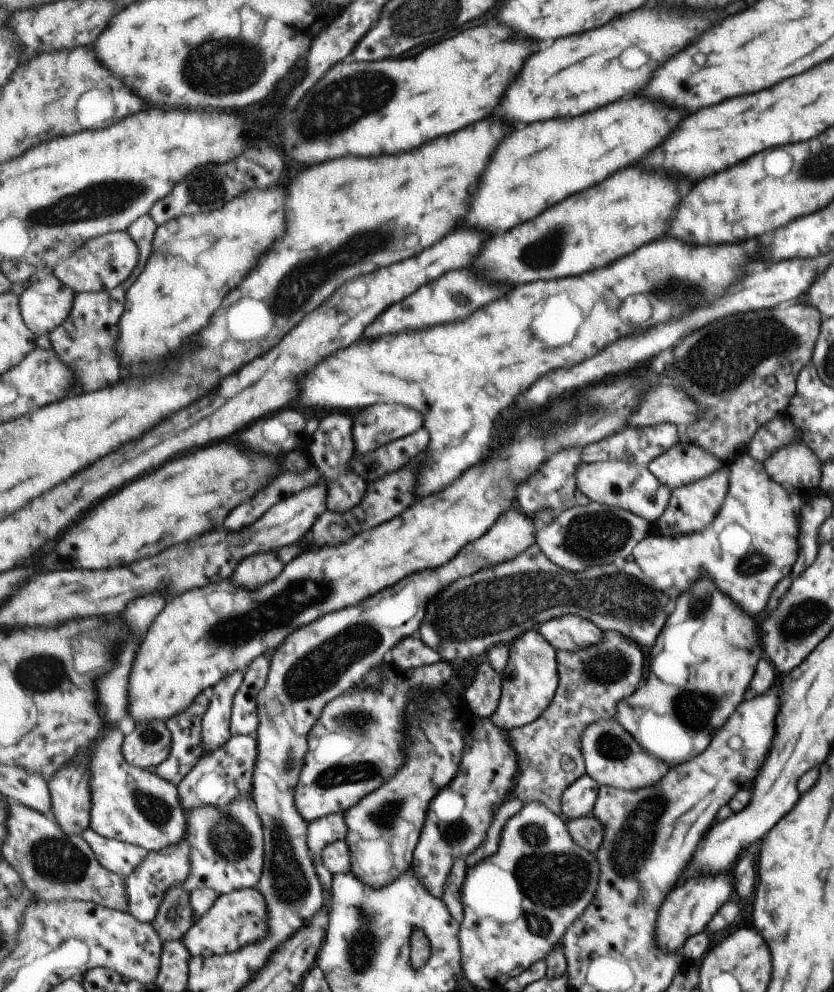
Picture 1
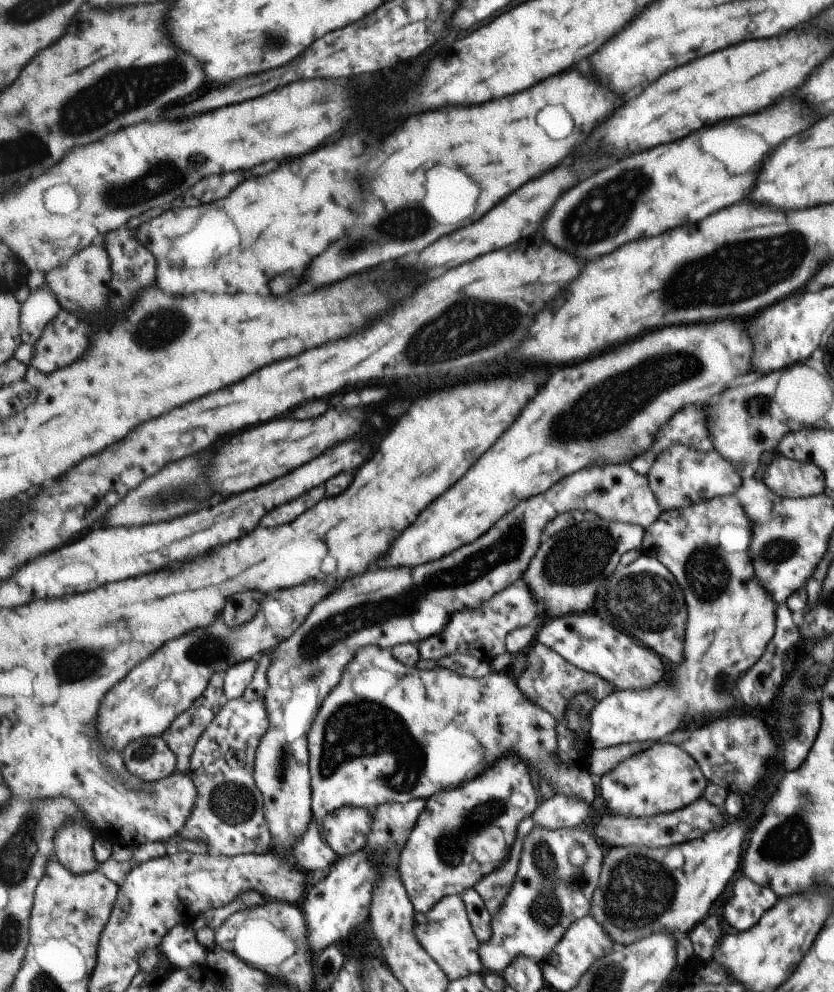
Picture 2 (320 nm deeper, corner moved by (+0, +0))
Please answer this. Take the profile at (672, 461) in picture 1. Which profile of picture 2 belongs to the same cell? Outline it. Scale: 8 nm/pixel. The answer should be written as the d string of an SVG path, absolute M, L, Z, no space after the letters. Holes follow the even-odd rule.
M688 445L669 447L659 456L648 474L648 482L662 511L675 511L720 496L733 495L744 479L736 466L721 456L719 451L700 451Z

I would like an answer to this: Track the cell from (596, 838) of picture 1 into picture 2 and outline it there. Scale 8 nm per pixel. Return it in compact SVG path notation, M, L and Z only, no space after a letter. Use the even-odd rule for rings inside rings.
M701 797L688 807L672 813L652 817L626 817L611 813L602 818L594 829L595 835L603 838L611 847L645 845L653 848L669 848L675 845L703 839L705 835L725 827L725 811Z

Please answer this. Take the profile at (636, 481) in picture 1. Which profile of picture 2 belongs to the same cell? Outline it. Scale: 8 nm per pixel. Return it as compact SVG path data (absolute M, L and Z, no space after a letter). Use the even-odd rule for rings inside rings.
M593 465L577 471L551 488L549 492L535 496L533 500L521 501L509 516L503 516L495 524L495 532L489 530L479 540L461 547L444 556L443 559L422 564L420 567L375 568L367 574L347 580L337 590L332 590L309 613L301 628L284 640L272 653L272 665L268 670L269 688L265 693L266 705L272 720L264 740L256 754L256 783L264 794L264 809L274 836L272 850L280 847L291 850L292 846L311 827L314 819L312 811L312 772L308 734L315 722L324 700L332 694L340 683L349 662L363 647L377 645L392 649L400 644L413 643L419 647L419 636L431 638L441 634L456 612L467 609L481 609L495 595L515 584L524 576L532 560L540 550L543 532L556 516L574 510L590 510L605 520L616 523L643 525L647 530L661 516L659 501L654 495L648 478L638 473L632 465Z

